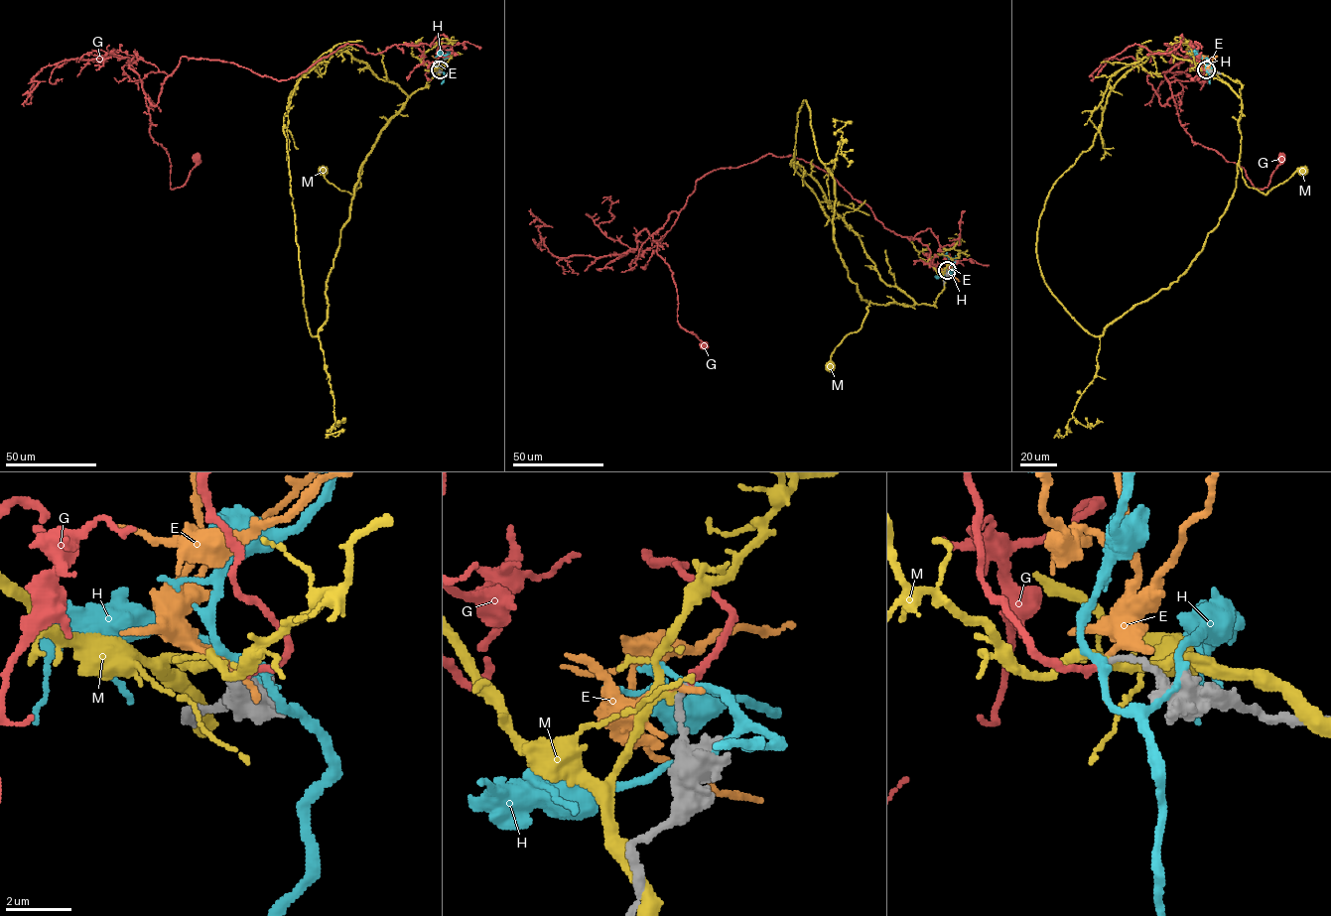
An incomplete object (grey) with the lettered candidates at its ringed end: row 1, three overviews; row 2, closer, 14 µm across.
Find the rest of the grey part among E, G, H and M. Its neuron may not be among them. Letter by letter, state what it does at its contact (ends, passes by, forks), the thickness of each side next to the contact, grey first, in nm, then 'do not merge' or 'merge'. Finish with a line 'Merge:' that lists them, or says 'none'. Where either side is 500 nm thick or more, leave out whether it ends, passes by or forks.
E: it ends there; 180 nm thick on the grey side, 200 nm on the other; do not merge
G: it ends there; 180 nm thick on the grey side, 240 nm on the other; merge
H: it forks there; 180 nm thick on the grey side, 200 nm on the other; do not merge
M: it passes by; 200 nm thick on the grey side, 220 nm on the other; do not merge
Merge: G

